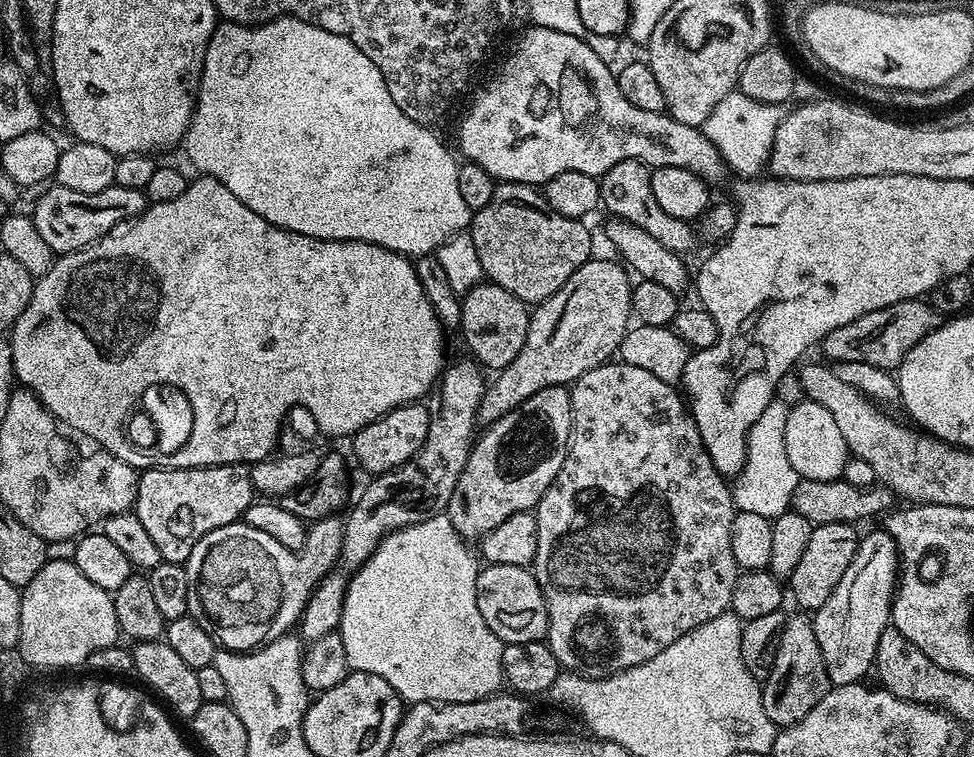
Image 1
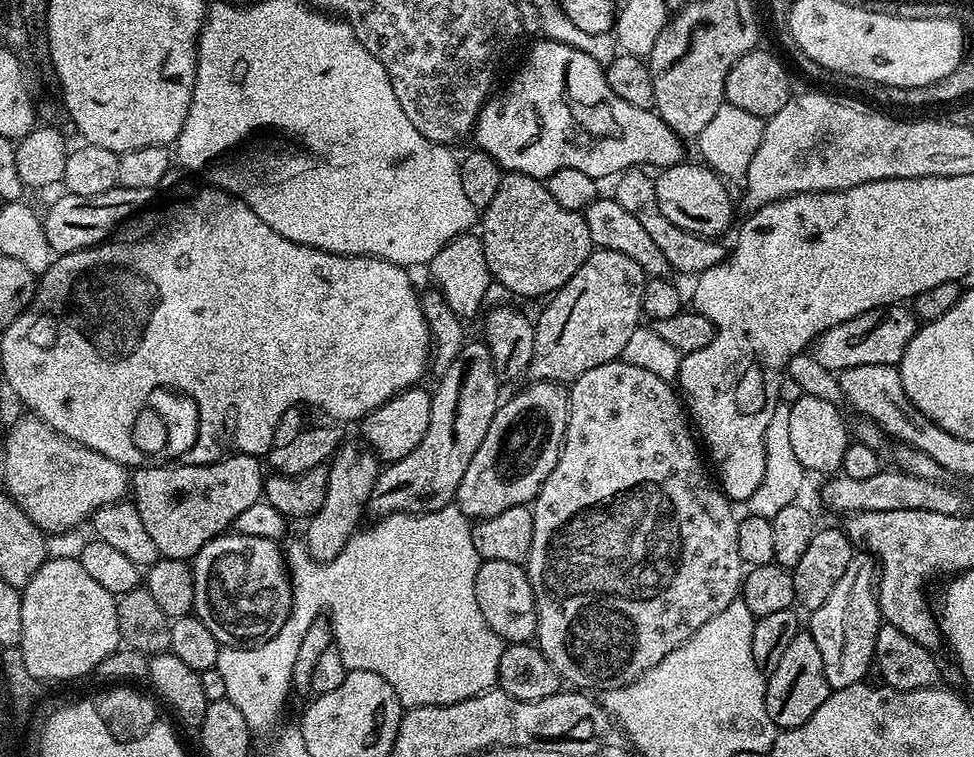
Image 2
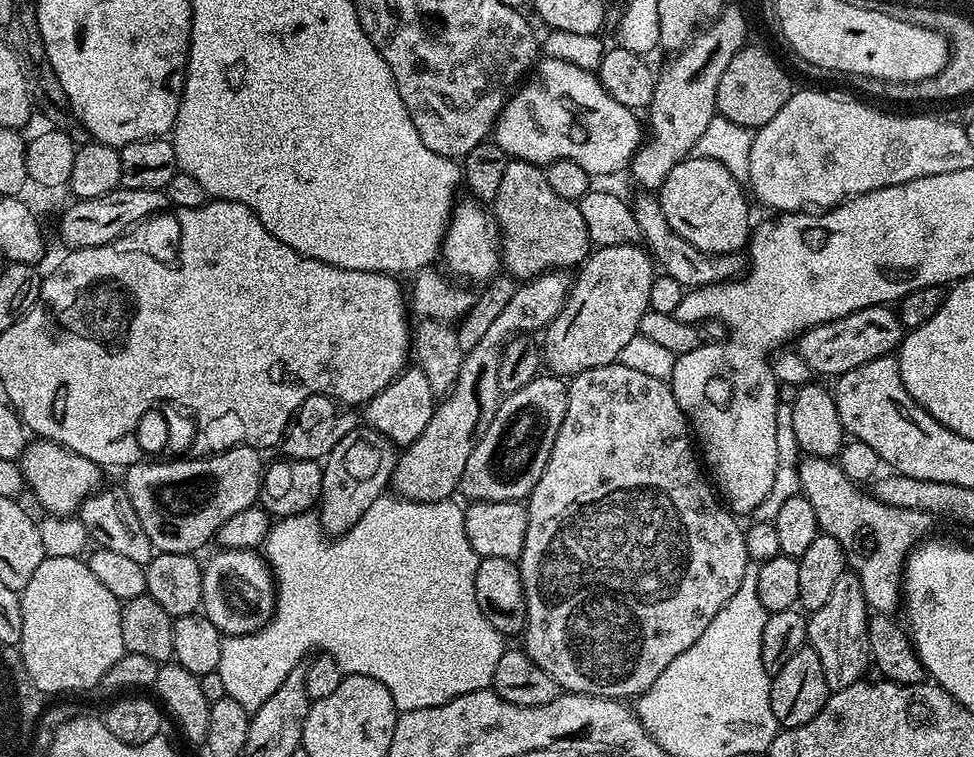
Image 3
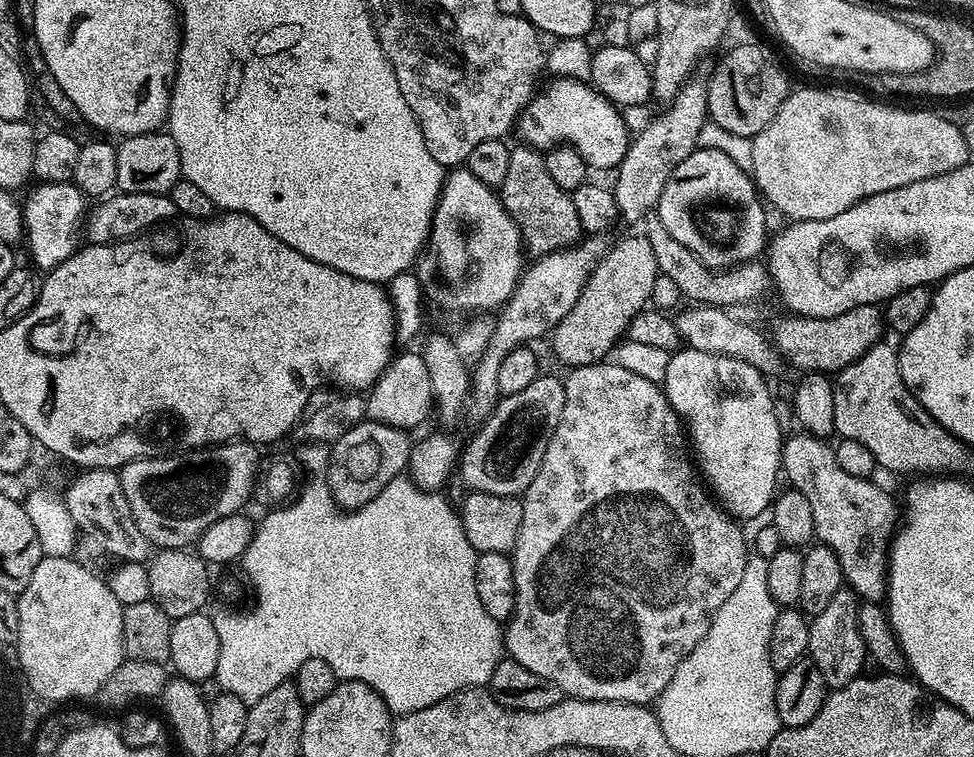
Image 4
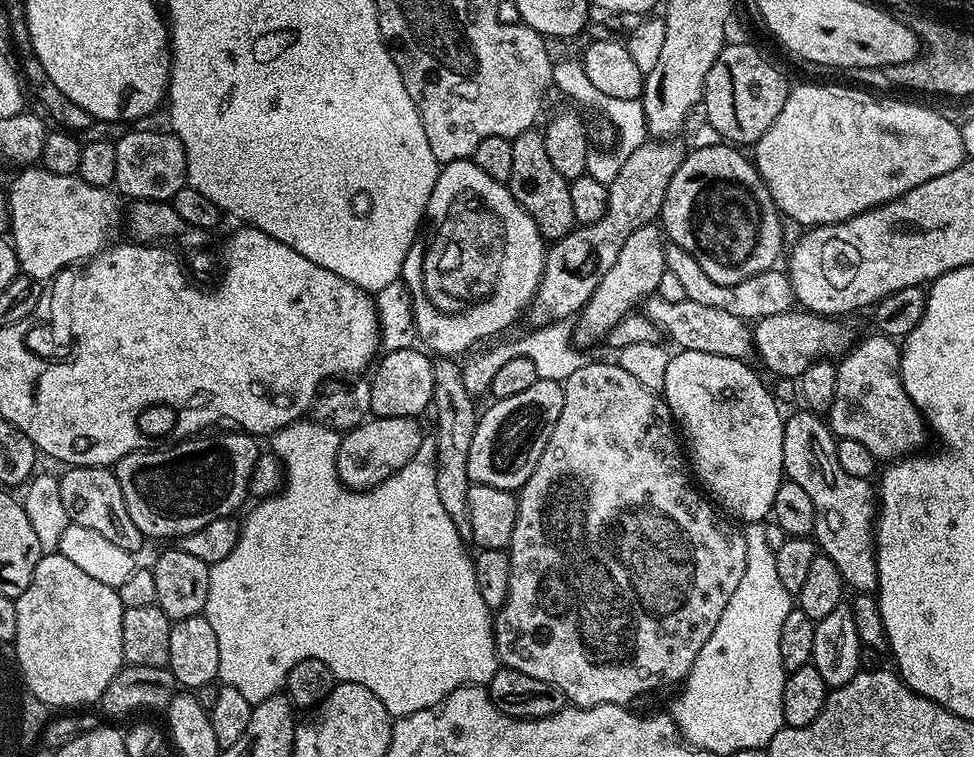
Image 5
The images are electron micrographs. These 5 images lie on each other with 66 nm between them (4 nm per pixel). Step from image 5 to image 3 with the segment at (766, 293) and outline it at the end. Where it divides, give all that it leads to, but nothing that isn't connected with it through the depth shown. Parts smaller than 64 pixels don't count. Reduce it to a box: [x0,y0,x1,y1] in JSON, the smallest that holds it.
[631,195,746,290]

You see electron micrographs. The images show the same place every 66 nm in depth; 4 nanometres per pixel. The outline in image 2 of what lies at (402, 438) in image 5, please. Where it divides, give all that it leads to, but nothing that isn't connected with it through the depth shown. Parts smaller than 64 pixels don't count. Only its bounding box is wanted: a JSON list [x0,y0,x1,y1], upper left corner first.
[306,439,382,562]

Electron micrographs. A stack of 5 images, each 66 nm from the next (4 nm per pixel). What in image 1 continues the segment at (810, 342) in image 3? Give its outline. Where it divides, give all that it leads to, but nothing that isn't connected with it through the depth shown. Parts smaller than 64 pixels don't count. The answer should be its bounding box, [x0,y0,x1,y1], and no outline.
[822,300,938,370]

